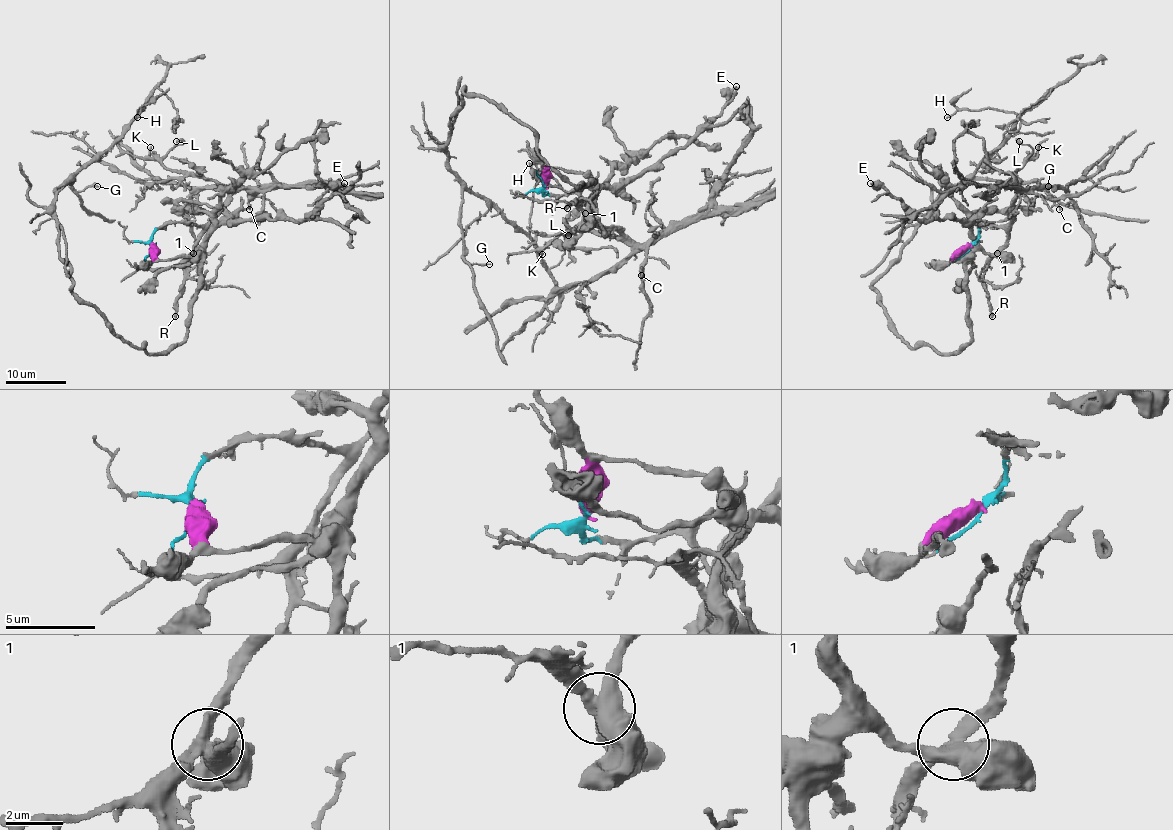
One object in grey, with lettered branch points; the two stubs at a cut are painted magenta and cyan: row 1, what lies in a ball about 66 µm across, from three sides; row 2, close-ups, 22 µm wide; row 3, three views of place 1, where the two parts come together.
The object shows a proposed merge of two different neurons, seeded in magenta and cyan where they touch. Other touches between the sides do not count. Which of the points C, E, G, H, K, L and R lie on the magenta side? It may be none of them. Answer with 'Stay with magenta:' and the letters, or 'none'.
Stay with magenta: E, G, H

